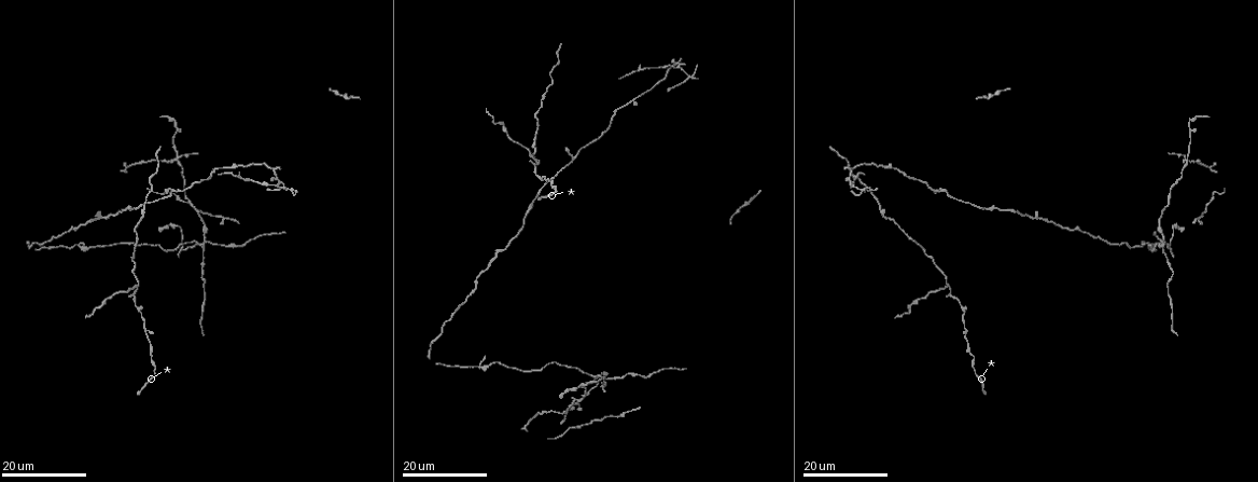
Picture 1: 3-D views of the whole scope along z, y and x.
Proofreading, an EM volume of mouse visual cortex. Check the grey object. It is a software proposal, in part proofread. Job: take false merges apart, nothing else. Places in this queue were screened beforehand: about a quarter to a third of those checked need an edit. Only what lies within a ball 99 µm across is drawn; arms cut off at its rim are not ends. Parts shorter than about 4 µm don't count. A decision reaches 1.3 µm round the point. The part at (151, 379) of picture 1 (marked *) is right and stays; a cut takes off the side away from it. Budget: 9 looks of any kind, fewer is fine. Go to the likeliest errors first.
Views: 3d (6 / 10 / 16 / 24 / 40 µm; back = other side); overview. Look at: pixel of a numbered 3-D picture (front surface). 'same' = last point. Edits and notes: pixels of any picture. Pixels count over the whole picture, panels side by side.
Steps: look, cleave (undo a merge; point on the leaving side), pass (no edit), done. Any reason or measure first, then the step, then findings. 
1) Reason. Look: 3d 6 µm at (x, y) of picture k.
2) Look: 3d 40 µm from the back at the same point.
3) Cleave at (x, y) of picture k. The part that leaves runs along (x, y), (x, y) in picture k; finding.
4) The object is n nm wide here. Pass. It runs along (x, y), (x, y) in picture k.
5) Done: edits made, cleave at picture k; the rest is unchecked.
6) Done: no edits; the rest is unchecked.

Four arms meet. Look: 3d 16 µm at (201, 245) of picture 1.

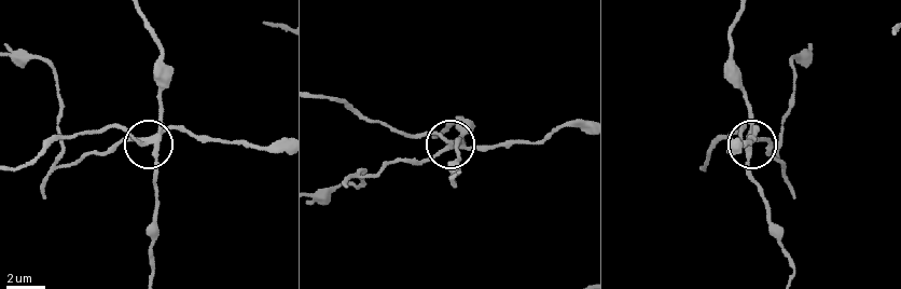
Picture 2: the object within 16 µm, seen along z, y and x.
Zoom in. Look: 3d 10 µm at (447, 147) of picture 2.

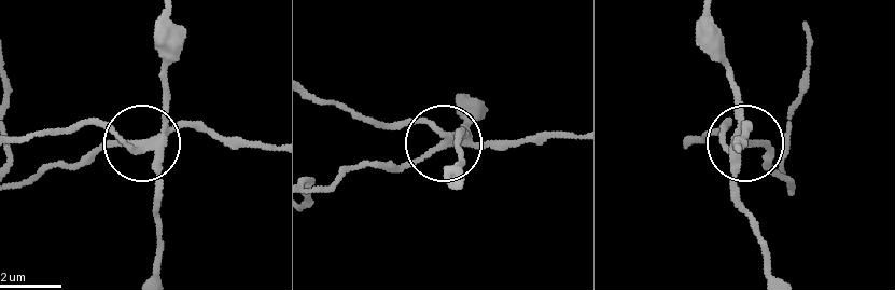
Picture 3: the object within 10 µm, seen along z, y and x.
4 arms meet here. Cleave at (201, 122) of picture 3. The part that leaves runs along (154, 139), (126, 141), (87, 124), (10, 139) in picture 3; two neurons meet here.

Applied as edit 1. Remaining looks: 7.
Look: overview.

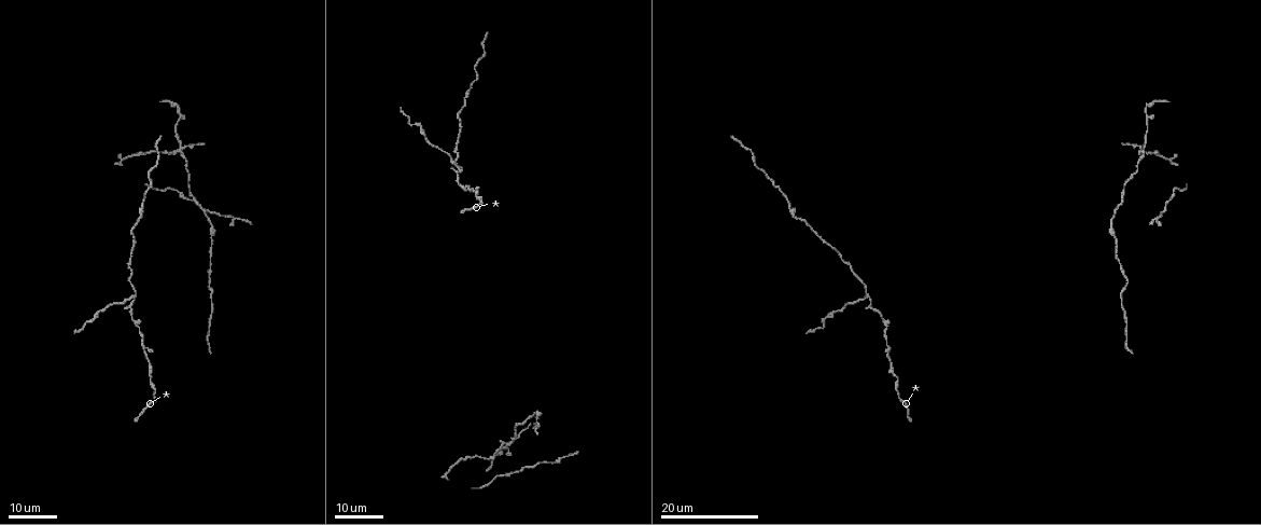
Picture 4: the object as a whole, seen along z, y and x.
Side arm on a straight run. Look: 3d 16 µm at (463, 168) of picture 4.

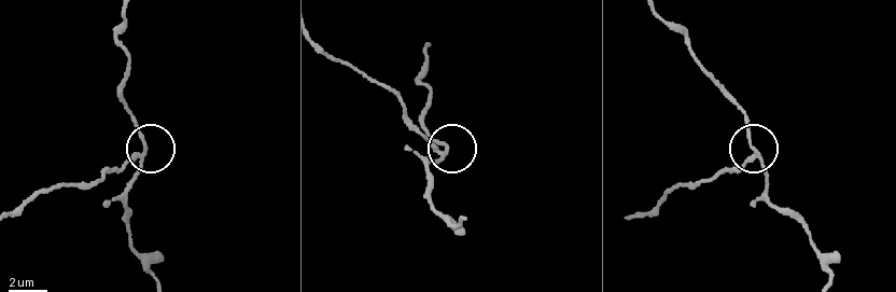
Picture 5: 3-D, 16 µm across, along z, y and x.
Look: 3d 10 µm at (755, 153) of picture 5.

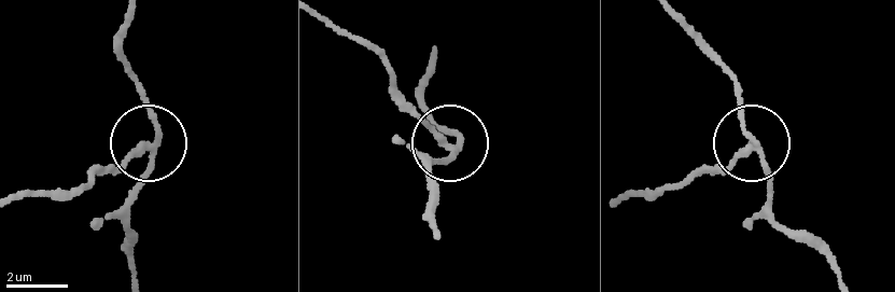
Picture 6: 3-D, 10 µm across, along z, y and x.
3 arms meet here. Cleave at (121, 168) of picture 6. A second neuron is stuck on.

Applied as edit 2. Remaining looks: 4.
Look: overview.

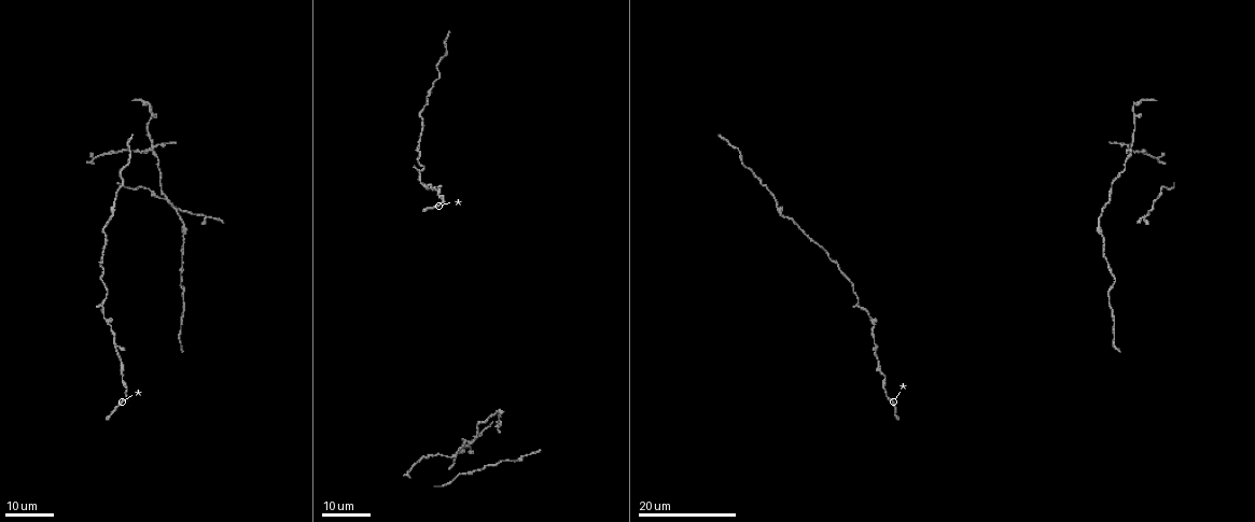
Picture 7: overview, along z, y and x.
Four or more arms meet. Look: 3d 24 µm at (152, 150) of picture 7.

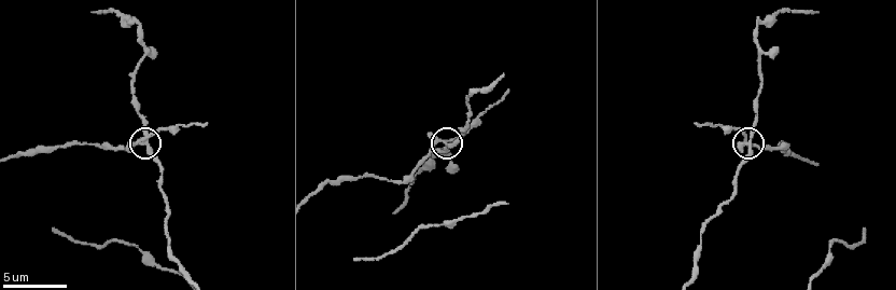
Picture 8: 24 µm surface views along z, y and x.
Closer look. Look: 3d 10 µm at (445, 142) of picture 8.

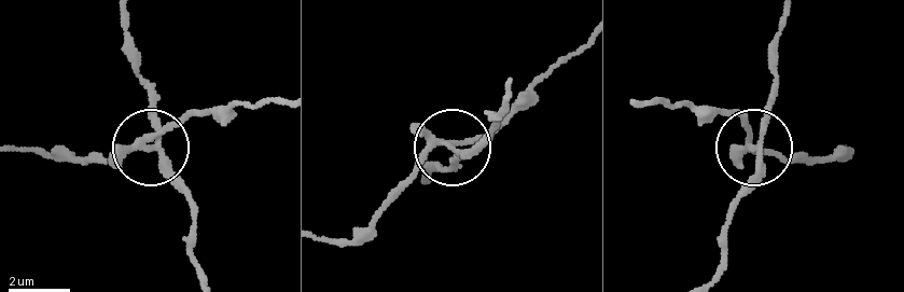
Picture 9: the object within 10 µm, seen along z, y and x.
The side arm is 17 µm long. Cleave at (411, 178) of picture 9. The part that leaves runs along (436, 143), (374, 218), (344, 238), (320, 241) in picture 9; two neurons meet here.

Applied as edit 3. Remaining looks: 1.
Three-way junction. Look: 3d 10 µm at (142, 56) of picture 8.

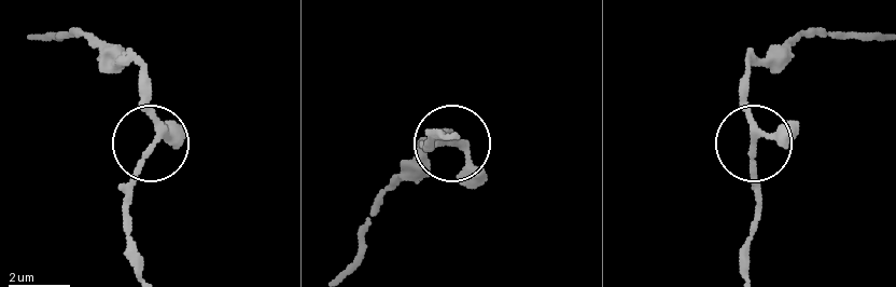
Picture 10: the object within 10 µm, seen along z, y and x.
Pass. It runs along (750, 271), (757, 162), (750, 139), (750, 65) in picture 10; all the same neuron.

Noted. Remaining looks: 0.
Done: edits made, cleave at picture 3, cleave at picture 6, cleave at picture 9; the rest is unchecked.

